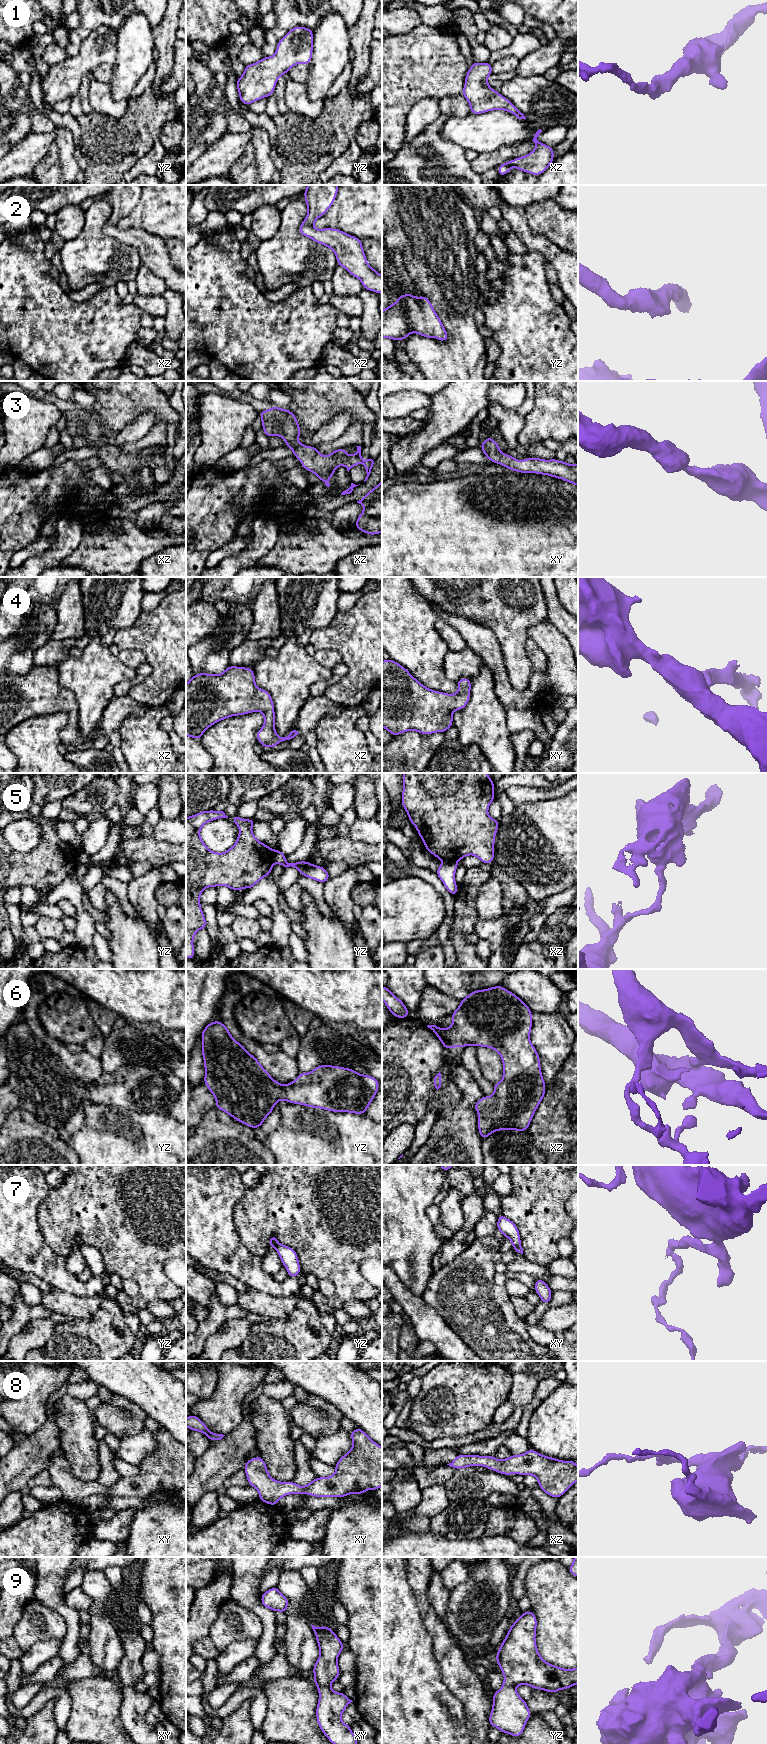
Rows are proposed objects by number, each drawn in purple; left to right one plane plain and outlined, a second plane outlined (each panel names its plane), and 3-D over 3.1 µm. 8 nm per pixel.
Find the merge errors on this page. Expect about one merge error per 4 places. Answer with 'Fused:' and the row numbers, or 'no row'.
Fused: 5, 7

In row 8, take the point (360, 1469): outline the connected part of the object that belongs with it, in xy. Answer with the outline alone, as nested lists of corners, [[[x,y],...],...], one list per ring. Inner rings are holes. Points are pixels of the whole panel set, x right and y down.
[[[361,1428],[350,1433],[353,1446],[349,1452],[343,1455],[334,1465],[335,1473],[330,1477],[317,1477],[306,1486],[299,1486],[293,1481],[280,1482],[274,1480],[268,1473],[265,1461],[261,1456],[251,1458],[243,1469],[247,1476],[248,1485],[259,1492],[259,1500],[263,1503],[277,1506],[278,1501],[285,1495],[308,1494],[313,1497],[342,1498],[350,1494],[363,1494],[368,1489],[377,1490],[382,1487],[382,1447],[374,1442]]]

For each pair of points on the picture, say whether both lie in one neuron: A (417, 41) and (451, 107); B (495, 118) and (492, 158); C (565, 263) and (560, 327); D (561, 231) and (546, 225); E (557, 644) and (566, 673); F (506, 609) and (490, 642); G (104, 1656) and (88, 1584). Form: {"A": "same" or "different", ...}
{"A": "different", "B": "different", "C": "different", "D": "same", "E": "same", "F": "different", "G": "same"}

